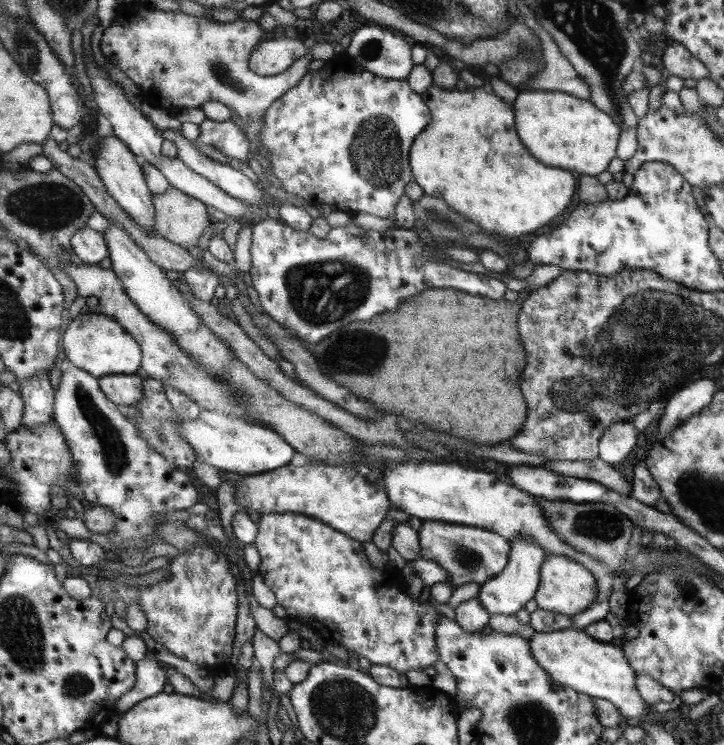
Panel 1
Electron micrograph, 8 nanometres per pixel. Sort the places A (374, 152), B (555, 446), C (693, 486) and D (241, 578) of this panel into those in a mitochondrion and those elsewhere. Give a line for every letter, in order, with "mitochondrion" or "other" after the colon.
A: mitochondrion
B: other
C: mitochondrion
D: other

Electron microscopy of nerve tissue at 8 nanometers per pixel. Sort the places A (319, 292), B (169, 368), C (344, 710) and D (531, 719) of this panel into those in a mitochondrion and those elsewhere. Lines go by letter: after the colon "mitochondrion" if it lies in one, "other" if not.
A: mitochondrion
B: mitochondrion
C: mitochondrion
D: mitochondrion

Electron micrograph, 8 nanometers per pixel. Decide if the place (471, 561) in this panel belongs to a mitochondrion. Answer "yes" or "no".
yes

